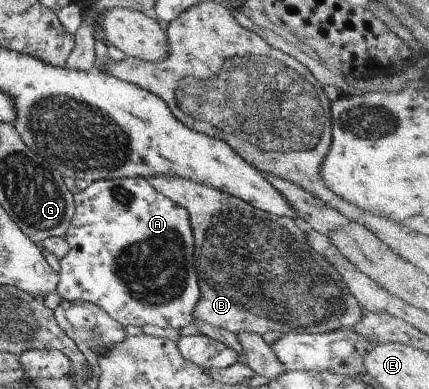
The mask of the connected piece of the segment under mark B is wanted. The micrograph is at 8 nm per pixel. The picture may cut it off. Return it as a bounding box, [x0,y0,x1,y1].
[144,175,362,335]

